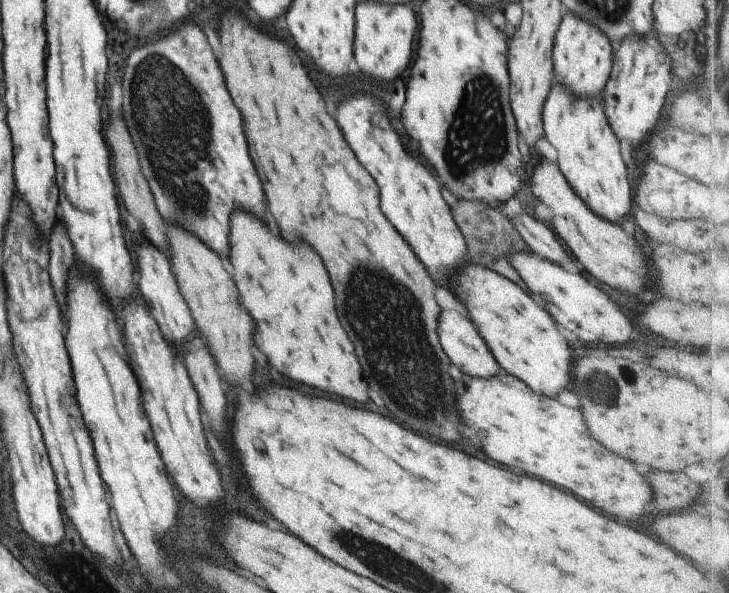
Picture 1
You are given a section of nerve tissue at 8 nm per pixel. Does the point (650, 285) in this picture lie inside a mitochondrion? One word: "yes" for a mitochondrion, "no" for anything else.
no

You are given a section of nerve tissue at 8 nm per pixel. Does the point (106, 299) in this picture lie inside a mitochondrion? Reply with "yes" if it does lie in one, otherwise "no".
no

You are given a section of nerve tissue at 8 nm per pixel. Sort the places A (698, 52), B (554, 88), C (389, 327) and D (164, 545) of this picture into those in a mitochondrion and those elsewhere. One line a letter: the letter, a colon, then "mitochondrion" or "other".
A: mitochondrion
B: other
C: mitochondrion
D: other

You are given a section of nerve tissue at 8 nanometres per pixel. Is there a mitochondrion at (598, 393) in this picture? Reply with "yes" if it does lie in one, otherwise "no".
yes

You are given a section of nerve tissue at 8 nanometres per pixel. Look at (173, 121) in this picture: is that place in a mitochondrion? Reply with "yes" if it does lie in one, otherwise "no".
yes

